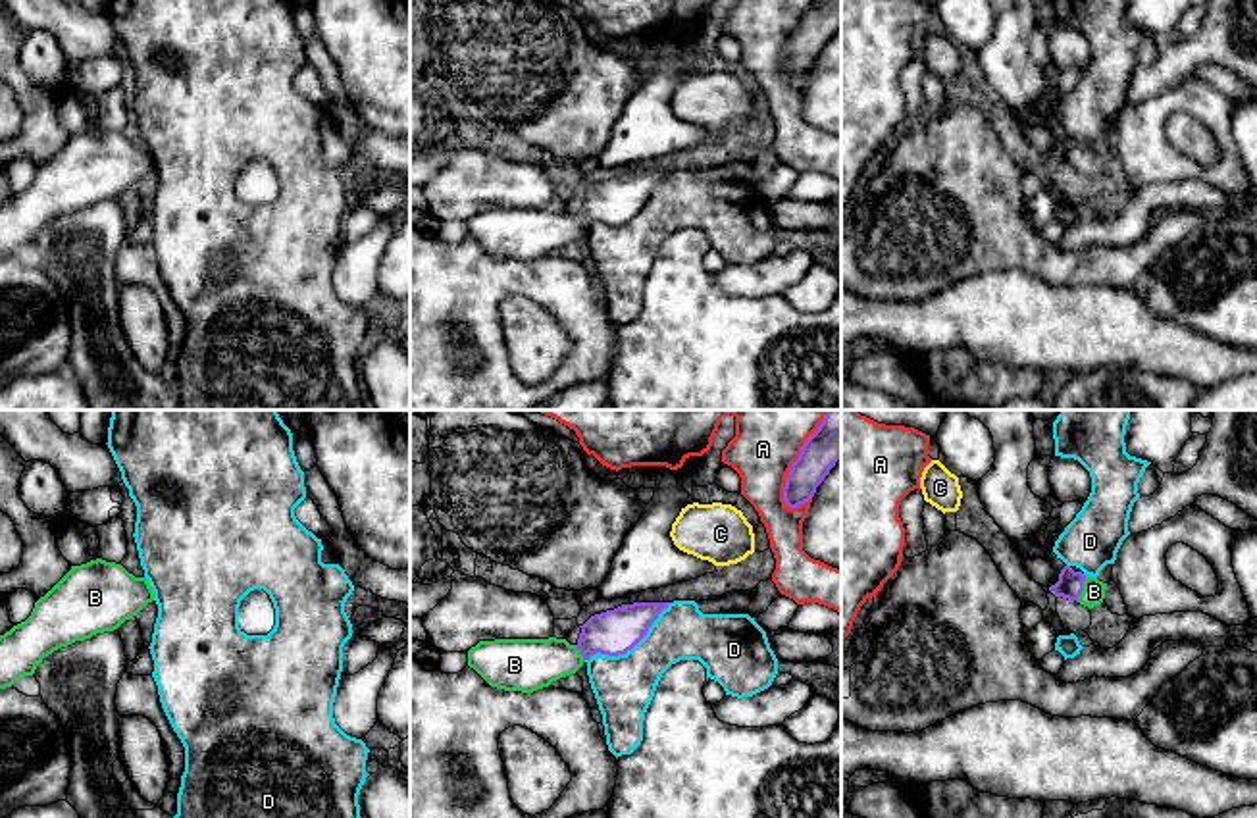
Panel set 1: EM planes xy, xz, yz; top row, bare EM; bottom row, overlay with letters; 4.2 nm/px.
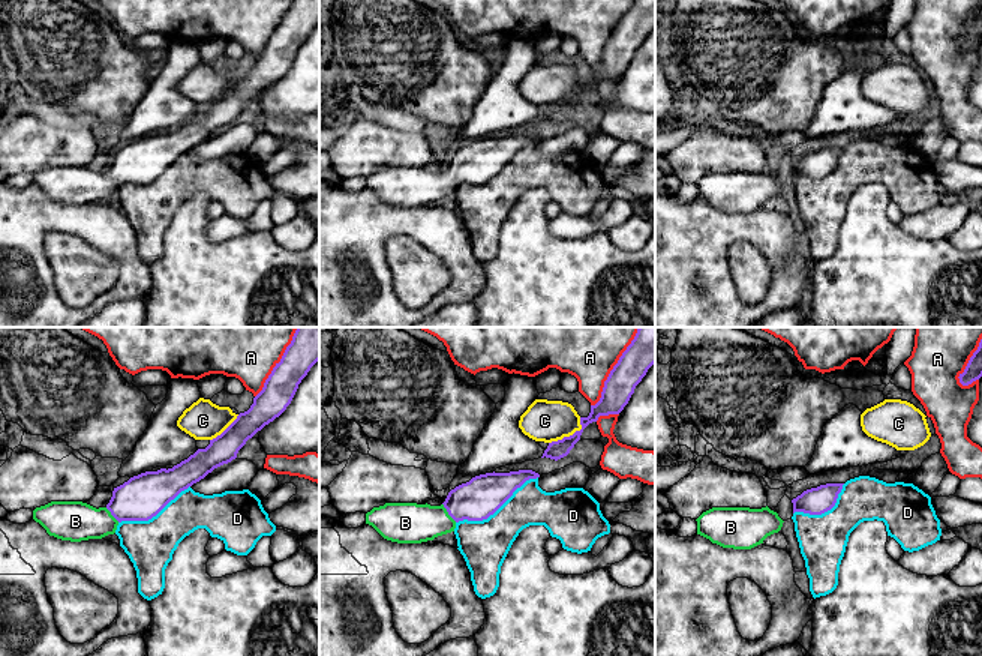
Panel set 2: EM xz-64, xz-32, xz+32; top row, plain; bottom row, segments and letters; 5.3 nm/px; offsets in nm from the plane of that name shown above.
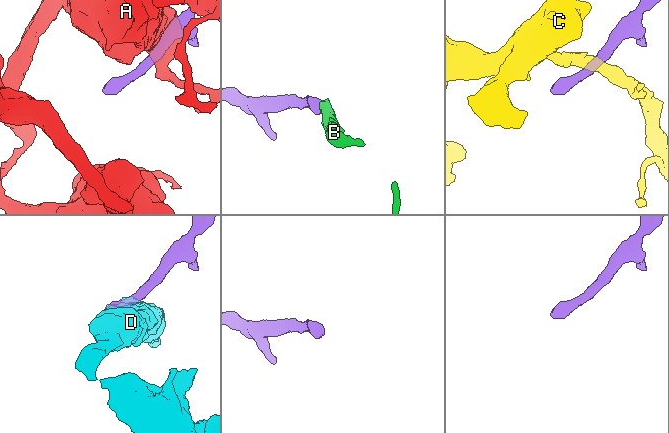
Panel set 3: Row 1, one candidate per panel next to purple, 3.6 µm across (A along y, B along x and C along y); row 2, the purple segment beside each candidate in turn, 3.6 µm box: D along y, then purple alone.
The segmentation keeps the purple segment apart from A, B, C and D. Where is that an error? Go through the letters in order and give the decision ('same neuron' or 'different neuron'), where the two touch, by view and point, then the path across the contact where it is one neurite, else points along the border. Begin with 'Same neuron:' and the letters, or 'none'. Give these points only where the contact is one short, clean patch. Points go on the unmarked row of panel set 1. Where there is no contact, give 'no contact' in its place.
Same neuron: B
A: different neuron; contact xz (790, 39)
B: same neuron; contact yz (1082, 158); way yz (1071, 153), (1082, 158), (1094, 160)
C: different neuron; contact xz (720, 135)
D: different neuron; contact xz (630, 218)

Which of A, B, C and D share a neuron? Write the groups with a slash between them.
A / B / C / D

